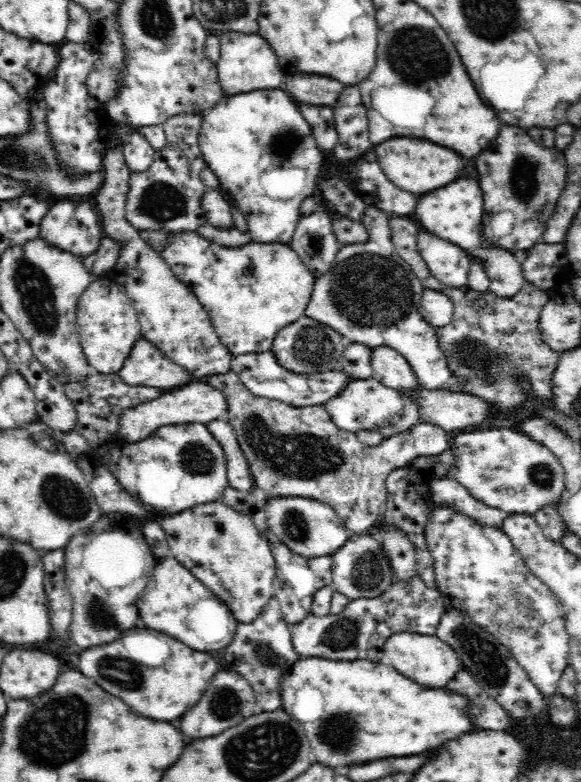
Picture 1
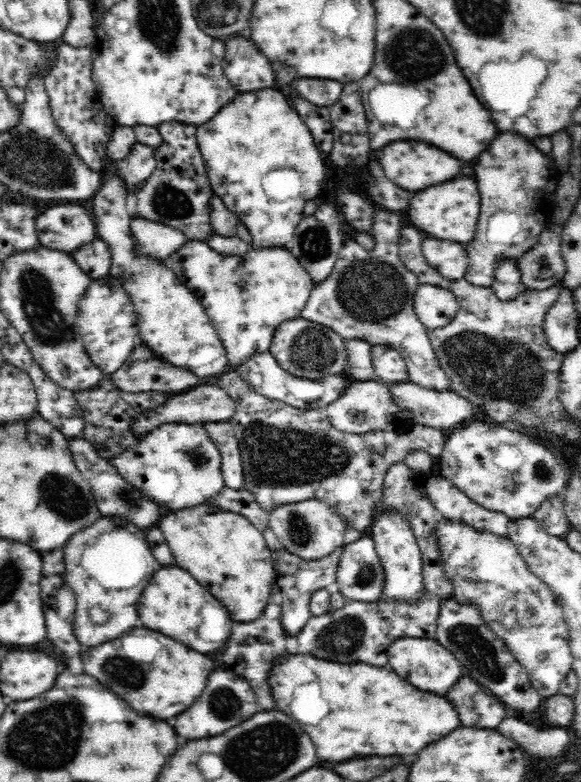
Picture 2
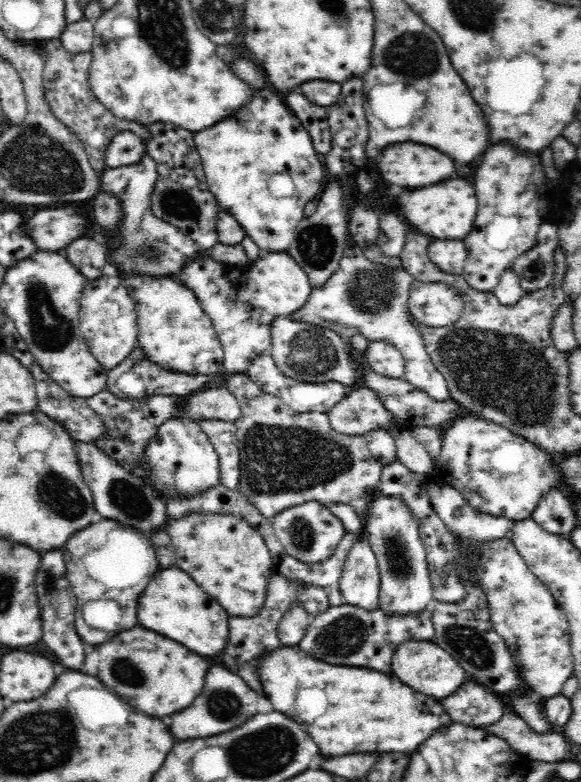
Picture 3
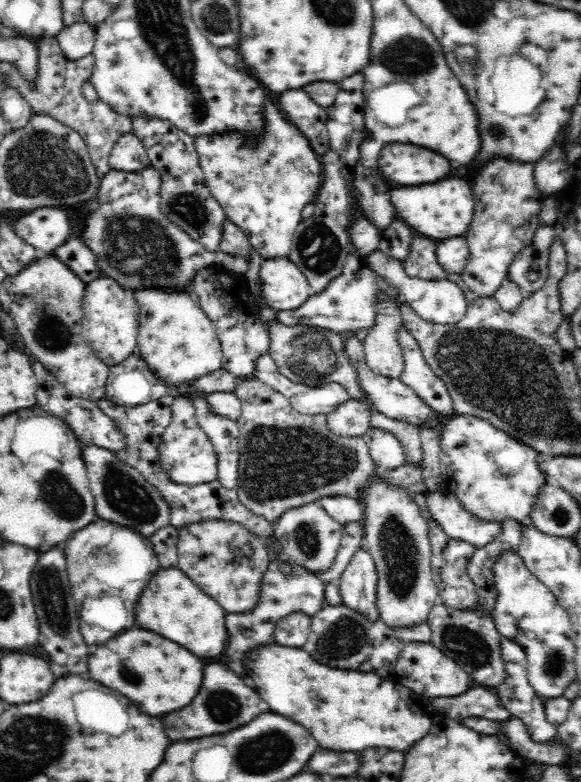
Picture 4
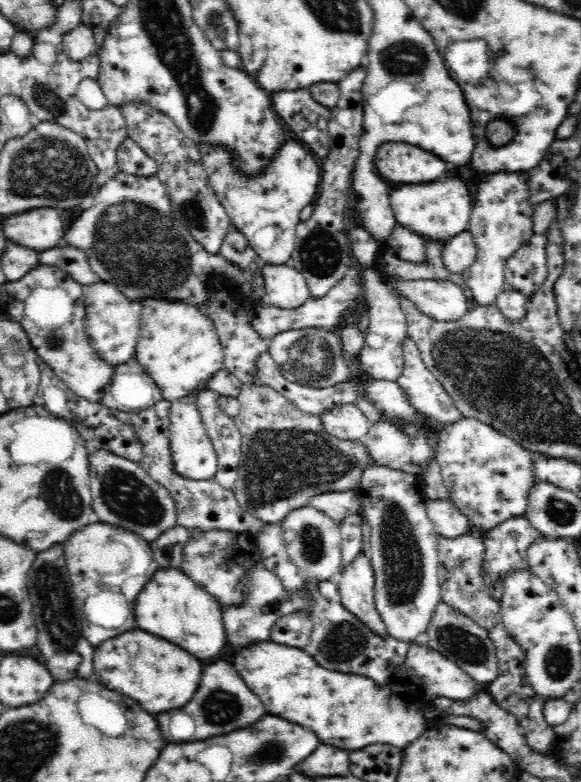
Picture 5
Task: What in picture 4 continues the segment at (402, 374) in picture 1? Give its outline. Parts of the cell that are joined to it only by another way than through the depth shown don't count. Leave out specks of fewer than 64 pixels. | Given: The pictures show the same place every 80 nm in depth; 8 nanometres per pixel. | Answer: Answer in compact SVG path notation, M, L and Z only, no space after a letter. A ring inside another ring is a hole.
M379 289L377 302L374 304L374 326L368 330L363 340L366 364L374 374L386 378L399 378L404 370L404 359L399 343L399 332L403 326L402 304L400 303L397 296Z

